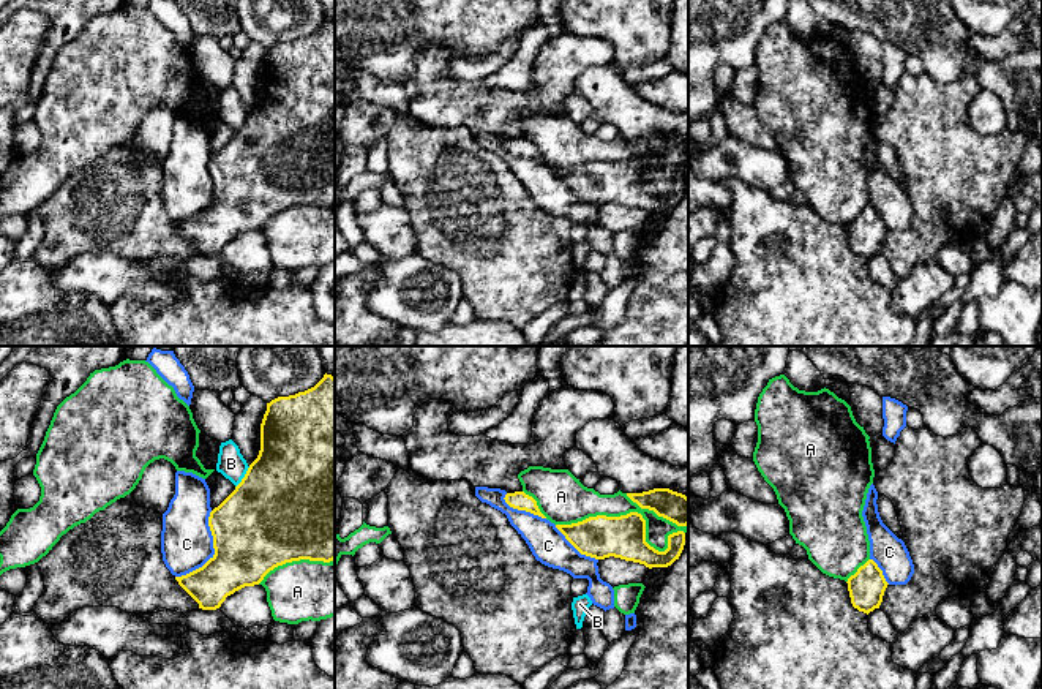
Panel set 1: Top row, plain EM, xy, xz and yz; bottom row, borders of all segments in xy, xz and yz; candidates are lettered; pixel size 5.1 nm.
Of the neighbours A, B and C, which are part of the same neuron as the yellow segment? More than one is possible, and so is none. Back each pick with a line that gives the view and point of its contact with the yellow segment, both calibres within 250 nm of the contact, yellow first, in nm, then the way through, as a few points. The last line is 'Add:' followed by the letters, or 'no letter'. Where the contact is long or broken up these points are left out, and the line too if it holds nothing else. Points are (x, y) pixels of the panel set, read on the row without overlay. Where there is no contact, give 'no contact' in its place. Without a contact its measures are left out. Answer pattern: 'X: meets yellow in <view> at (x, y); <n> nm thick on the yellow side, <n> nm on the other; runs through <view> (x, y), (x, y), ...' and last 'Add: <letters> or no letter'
Add: no letter

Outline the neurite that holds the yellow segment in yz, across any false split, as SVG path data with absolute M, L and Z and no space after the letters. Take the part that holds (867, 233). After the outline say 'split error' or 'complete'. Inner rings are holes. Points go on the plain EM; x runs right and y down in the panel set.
M868 205L860 212L846 229L853 253L867 261L875 254L879 254L884 237L889 231L883 216L873 205Z; complete

